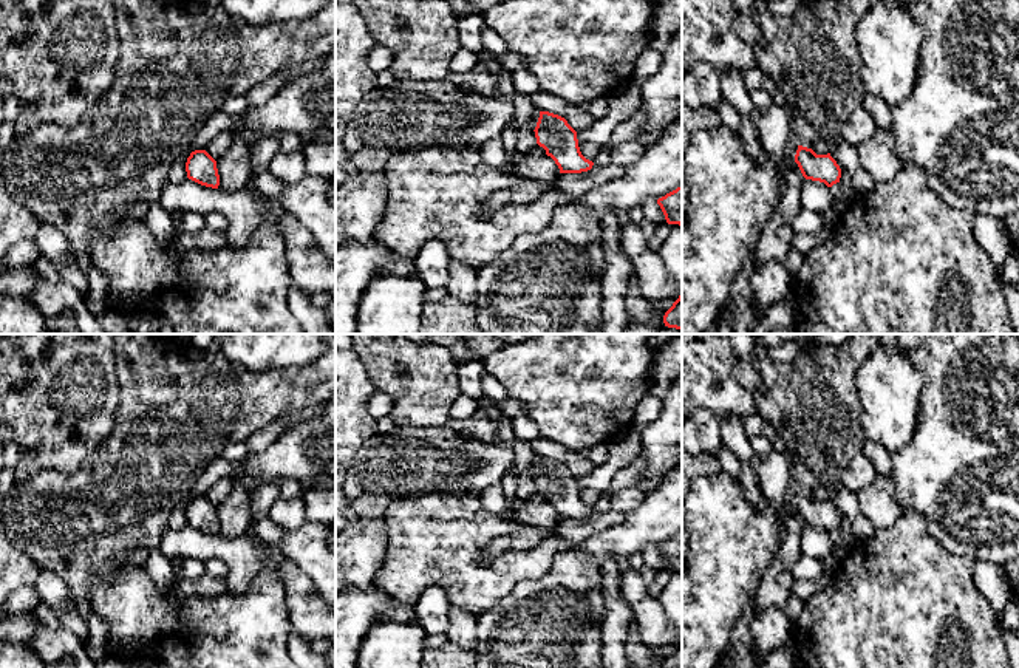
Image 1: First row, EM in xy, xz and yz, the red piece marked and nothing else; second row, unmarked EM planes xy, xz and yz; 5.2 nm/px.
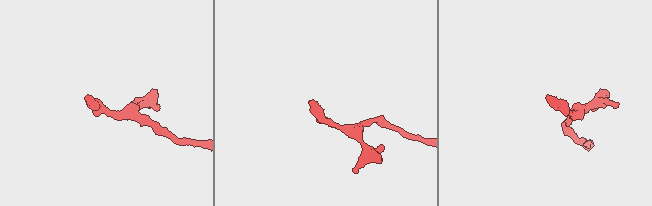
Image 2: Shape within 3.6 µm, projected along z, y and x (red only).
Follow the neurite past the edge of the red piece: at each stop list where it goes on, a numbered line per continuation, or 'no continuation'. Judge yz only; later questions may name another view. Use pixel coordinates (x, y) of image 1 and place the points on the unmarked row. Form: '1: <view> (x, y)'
1: yz (790, 497)

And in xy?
no continuation

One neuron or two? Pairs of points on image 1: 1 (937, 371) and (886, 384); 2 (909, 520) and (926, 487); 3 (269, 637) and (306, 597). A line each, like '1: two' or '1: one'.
1: two
2: two
3: two

